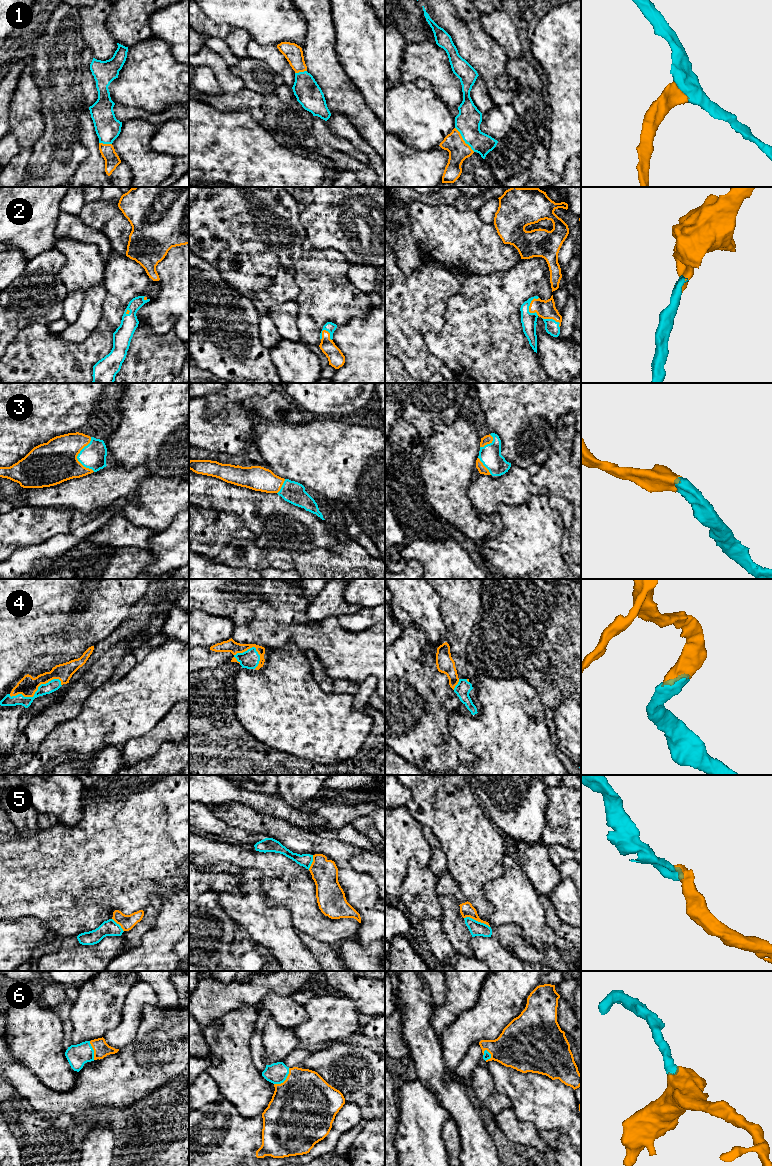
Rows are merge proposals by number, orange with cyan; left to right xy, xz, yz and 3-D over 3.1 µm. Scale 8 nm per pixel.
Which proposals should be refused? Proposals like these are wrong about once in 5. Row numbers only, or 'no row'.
5

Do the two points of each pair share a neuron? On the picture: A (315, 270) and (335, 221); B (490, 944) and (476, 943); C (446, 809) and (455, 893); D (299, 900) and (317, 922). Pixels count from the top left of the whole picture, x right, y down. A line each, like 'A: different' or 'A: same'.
A: different
B: same
C: different
D: same

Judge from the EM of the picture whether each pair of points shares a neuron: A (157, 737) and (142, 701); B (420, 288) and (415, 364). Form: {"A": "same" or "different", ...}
{"A": "different", "B": "same"}

